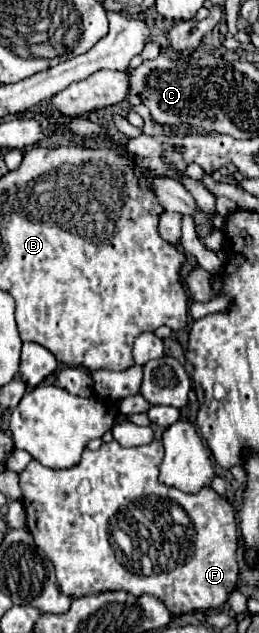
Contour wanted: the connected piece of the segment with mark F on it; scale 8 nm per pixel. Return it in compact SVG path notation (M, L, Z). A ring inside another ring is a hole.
M111 440L109 444L101 444L99 450L85 450L81 462L73 468L53 470L53 468L43 466L37 460L31 460L27 464L27 468L21 472L21 492L23 492L23 506L27 510L27 528L33 534L35 544L53 562L57 582L59 582L59 588L63 594L67 594L69 598L79 598L79 596L99 594L99 592L107 592L107 590L125 590L125 592L131 592L135 596L143 596L143 594L155 596L173 614L187 614L187 612L195 612L195 610L209 610L209 608L223 606L227 596L237 588L237 572L239 572L237 548L239 546L237 546L237 522L235 522L235 512L233 512L231 502L227 498L219 496L211 486L205 486L195 494L187 494L187 492L181 492L173 486L161 484L157 480L161 458L163 458L161 440L153 440L149 444L135 446L135 448L123 448L119 442ZM177 510L183 510L185 516L177 516Z

